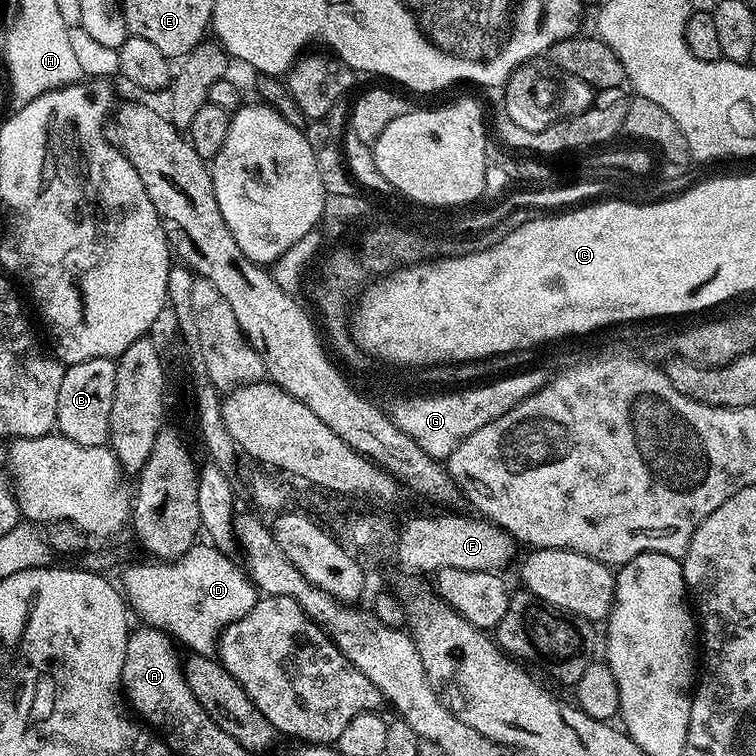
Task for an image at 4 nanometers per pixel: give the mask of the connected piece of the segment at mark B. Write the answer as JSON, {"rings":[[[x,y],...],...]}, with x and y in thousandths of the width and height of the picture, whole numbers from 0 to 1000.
{"rings":[[[115,476],[86,485],[82,511],[77,511],[74,566],[78,575],[103,585],[103,590],[139,590],[146,574],[146,537],[151,537],[153,476]]]}

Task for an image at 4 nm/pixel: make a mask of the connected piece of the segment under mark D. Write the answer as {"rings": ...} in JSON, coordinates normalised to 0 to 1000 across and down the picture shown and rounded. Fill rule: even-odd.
{"rings":[[[261,717],[226,743],[171,745],[160,755],[165,757],[156,766],[156,776],[179,819],[181,815],[192,827],[221,833],[234,853],[245,852],[250,857],[250,864],[274,868],[275,847],[290,848],[296,831],[331,812],[341,792],[339,774],[304,739],[290,725]]]}

